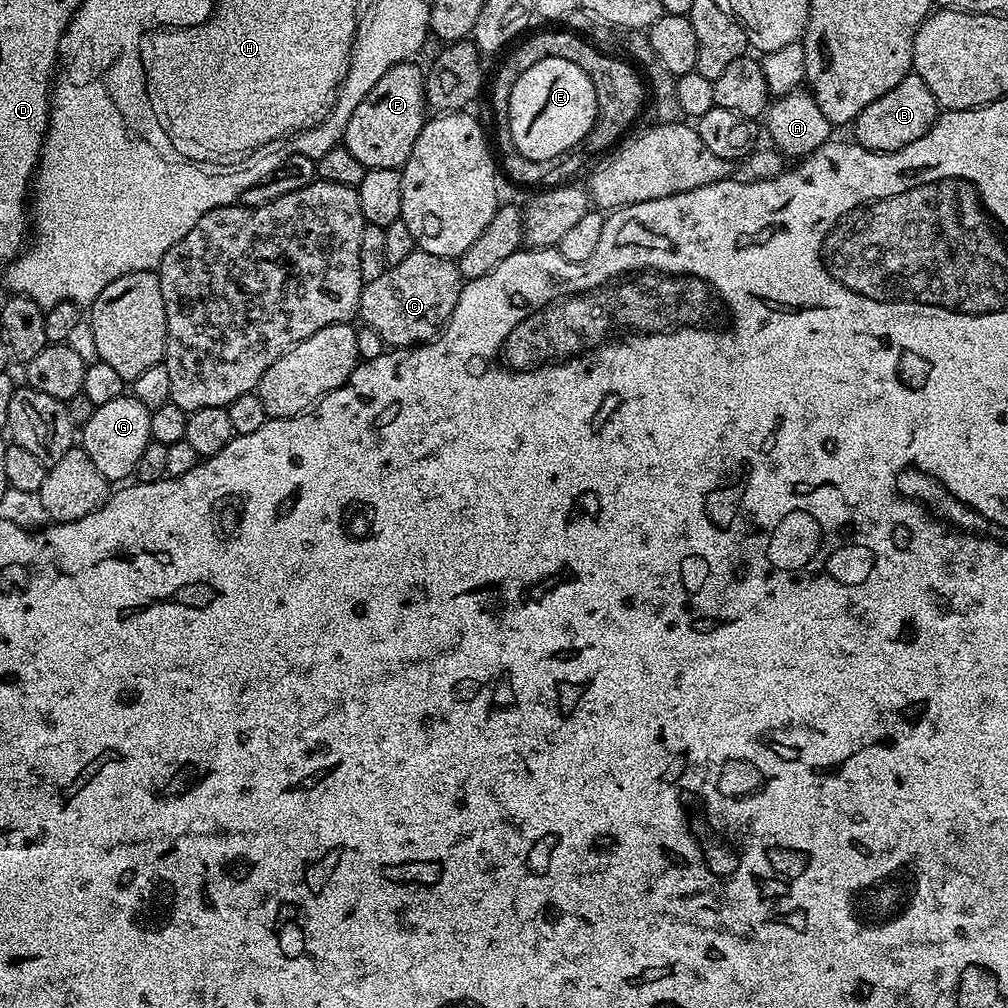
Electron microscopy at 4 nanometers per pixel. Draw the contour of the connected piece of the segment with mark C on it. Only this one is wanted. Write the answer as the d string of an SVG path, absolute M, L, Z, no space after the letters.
M413 250L402 262L391 265L374 282L365 284L360 295L359 319L378 330L385 345L411 348L436 339L454 314L462 287L457 261L446 256Z

